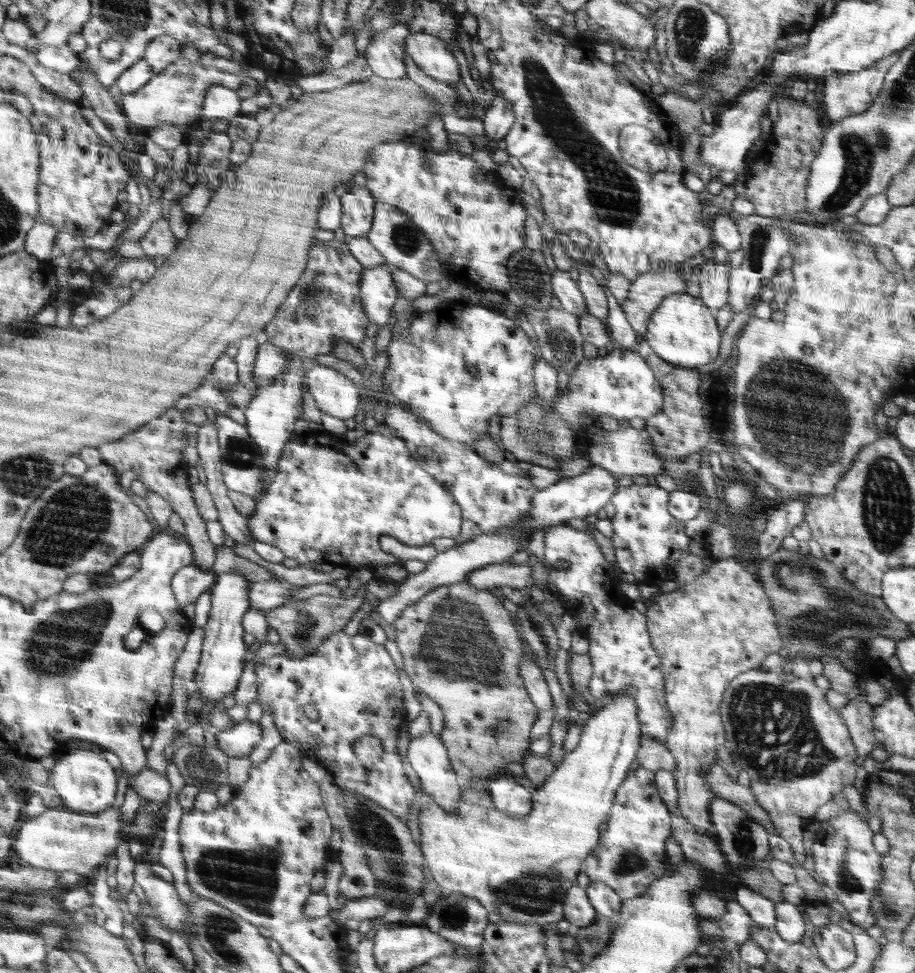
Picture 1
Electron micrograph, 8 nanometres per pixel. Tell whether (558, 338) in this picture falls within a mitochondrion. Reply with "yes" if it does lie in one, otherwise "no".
yes

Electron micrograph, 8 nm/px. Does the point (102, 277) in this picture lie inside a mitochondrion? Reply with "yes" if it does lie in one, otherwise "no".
no

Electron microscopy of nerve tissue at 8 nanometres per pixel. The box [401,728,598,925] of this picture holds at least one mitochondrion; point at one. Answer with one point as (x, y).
(534, 892)

